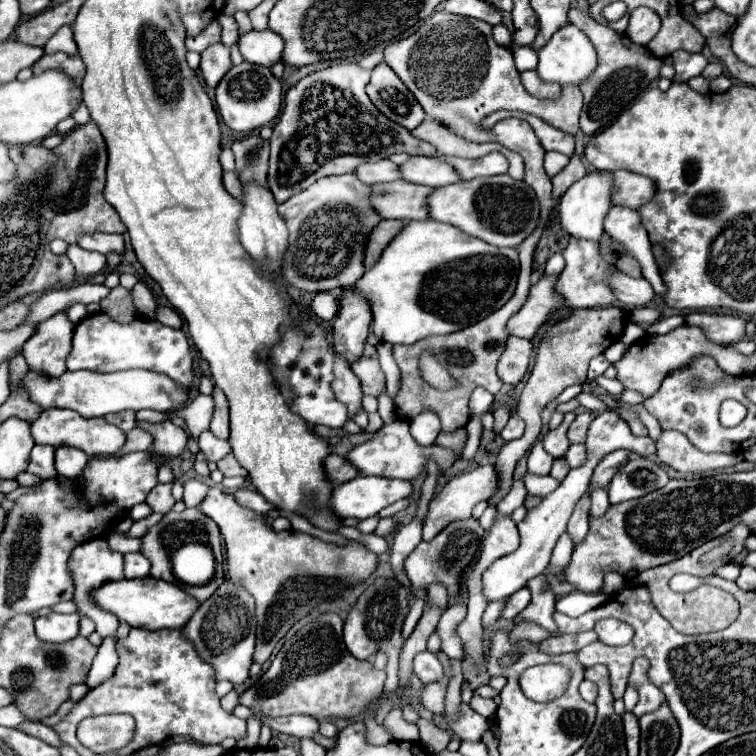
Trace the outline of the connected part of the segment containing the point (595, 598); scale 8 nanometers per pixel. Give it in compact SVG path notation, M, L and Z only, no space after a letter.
M576 590L576 592L570 592L566 596L560 596L558 602L556 602L556 610L562 612L562 614L566 614L566 616L576 618L576 616L588 612L588 610L594 610L594 608L602 606L608 600L610 600L610 596L606 596L604 592L586 594L586 592Z

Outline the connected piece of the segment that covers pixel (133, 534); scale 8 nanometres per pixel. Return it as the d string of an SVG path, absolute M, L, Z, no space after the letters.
M150 514L150 516L146 516L146 518L142 518L142 520L138 520L138 522L134 522L132 524L132 528L126 532L126 536L128 538L142 538L144 536L144 532L150 528L150 526L154 526L154 524L158 524L162 520L162 514Z

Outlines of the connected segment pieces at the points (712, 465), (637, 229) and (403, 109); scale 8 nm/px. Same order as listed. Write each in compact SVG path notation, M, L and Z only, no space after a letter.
M676 430L662 432L656 440L660 462L684 474L704 474L718 468L734 466L742 460L740 454L704 454L690 444L690 440Z
M612 206L606 220L604 220L604 230L640 262L644 270L644 278L652 284L656 296L664 296L666 284L662 282L660 270L656 266L656 260L650 252L652 244L648 240L646 228L642 226L638 210L624 208L624 206Z
M380 62L372 68L366 94L384 116L402 124L408 130L414 130L426 116L412 92L386 62Z

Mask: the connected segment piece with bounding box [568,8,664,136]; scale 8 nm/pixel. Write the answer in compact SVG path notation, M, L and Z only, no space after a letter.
M572 8L568 12L568 18L574 26L578 26L594 44L596 52L598 52L598 68L592 74L590 80L586 80L580 90L584 94L584 108L582 108L582 116L580 116L580 130L588 136L608 128L610 124L614 124L614 120L620 116L620 112L634 102L634 98L648 86L652 84L658 76L660 76L660 68L664 64L662 58L656 58L650 54L650 50L646 46L638 46L632 44L632 40L628 40L626 34L618 34L616 30L612 30L610 26L598 24L592 16L590 10L578 10Z

